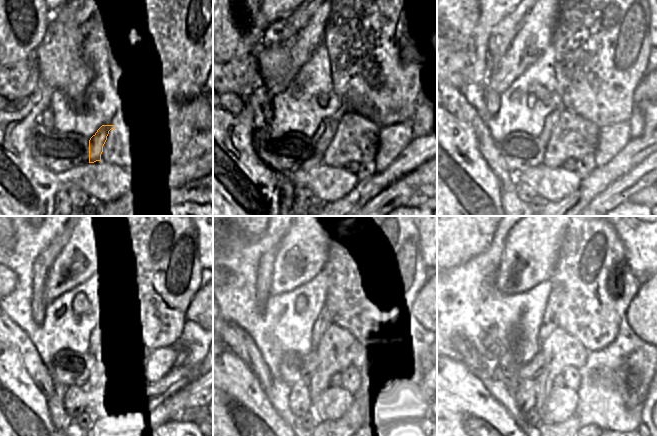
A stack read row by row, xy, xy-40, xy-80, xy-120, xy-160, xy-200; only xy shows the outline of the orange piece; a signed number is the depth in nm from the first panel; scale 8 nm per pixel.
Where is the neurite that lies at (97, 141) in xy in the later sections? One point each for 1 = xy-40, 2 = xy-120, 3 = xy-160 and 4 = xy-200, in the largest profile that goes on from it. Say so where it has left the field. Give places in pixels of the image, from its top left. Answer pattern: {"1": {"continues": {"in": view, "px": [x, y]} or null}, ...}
{"1": {"continues": {"in": "xy-40", "px": [326, 129]}}, "2": {"continues": {"in": "xy-120", "px": [97, 336]}}, "3": {"continues": {"in": "xy-160", "px": [323, 322]}}, "4": {"continues": {"in": "xy-200", "px": [549, 321]}}}

